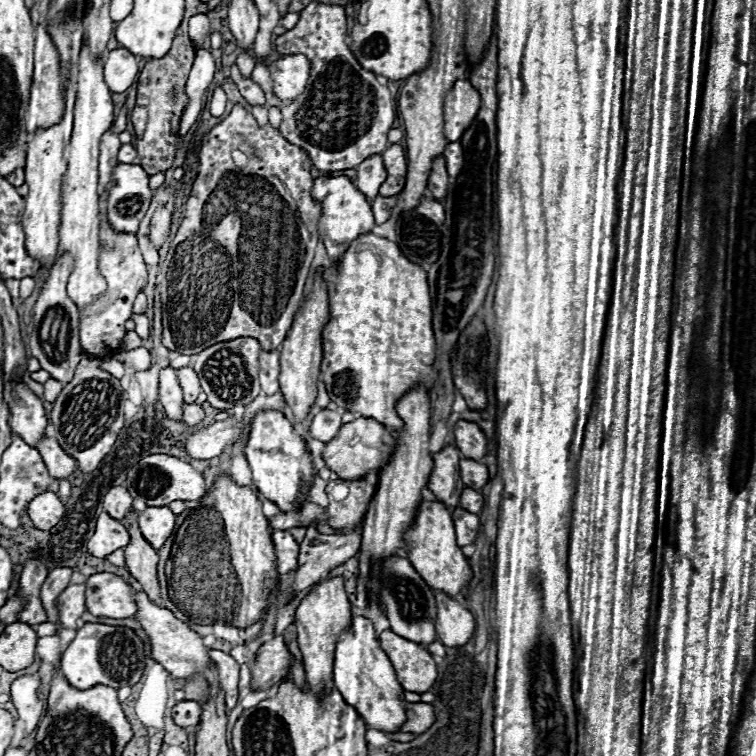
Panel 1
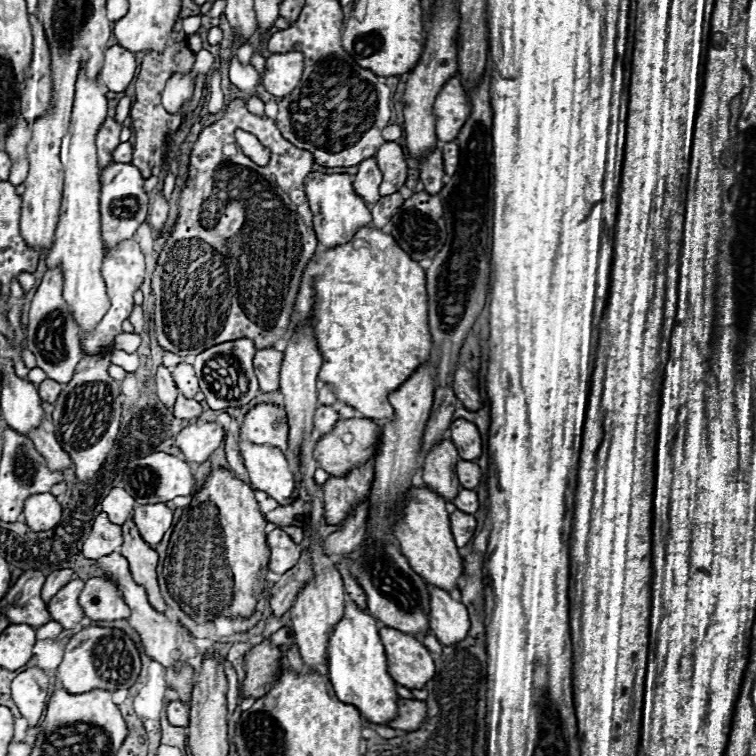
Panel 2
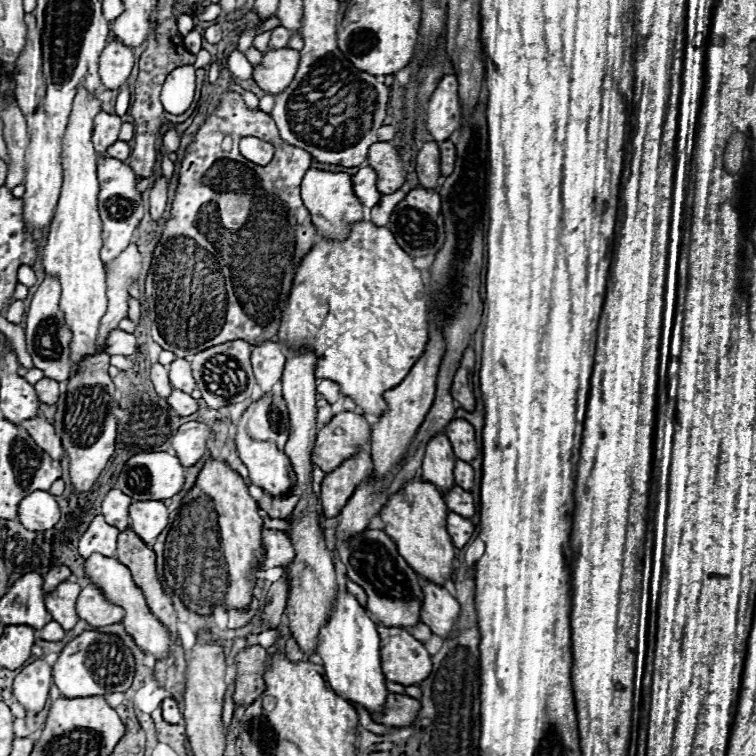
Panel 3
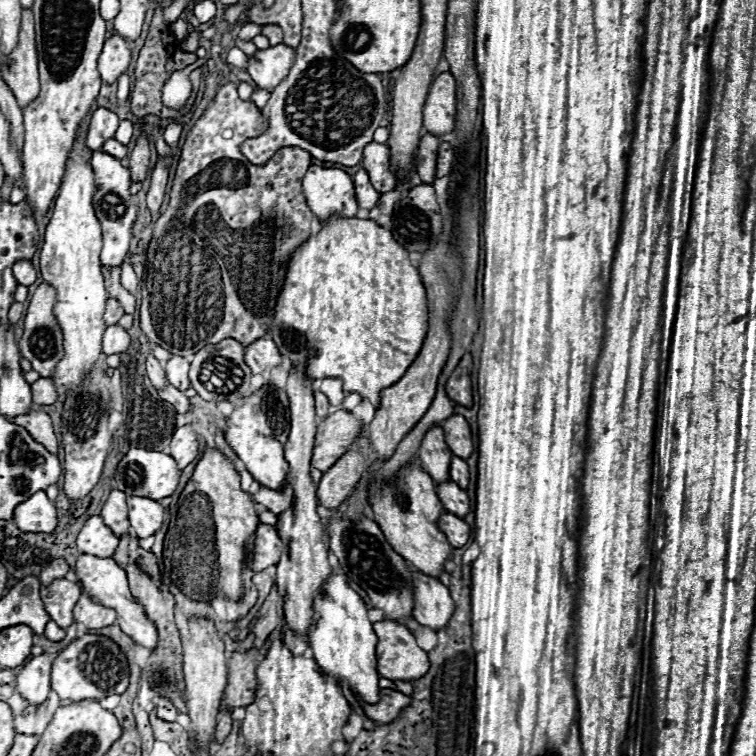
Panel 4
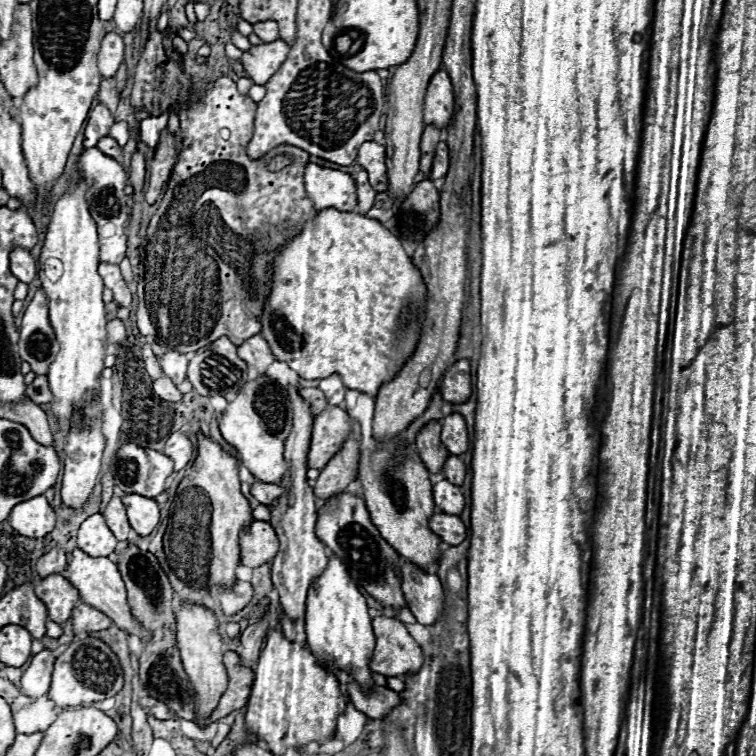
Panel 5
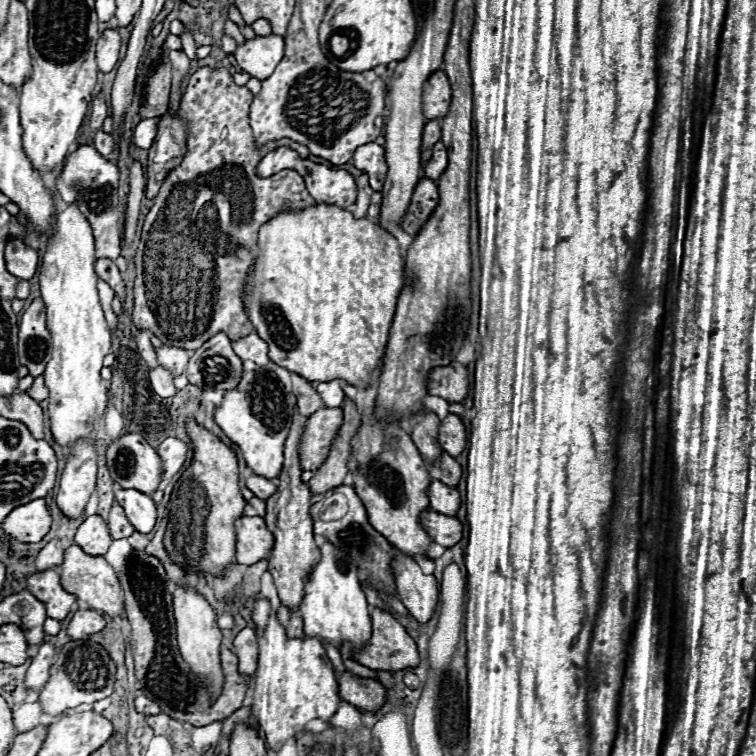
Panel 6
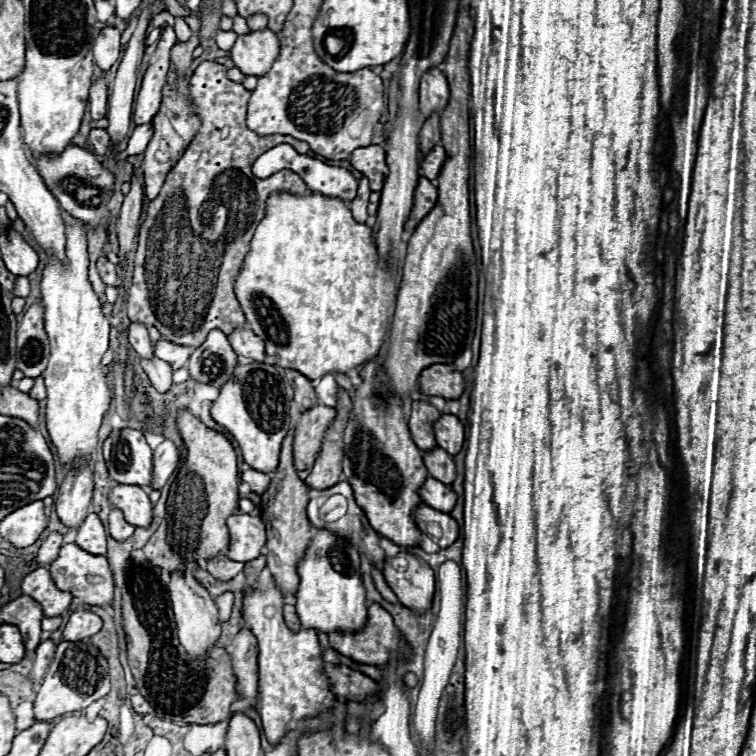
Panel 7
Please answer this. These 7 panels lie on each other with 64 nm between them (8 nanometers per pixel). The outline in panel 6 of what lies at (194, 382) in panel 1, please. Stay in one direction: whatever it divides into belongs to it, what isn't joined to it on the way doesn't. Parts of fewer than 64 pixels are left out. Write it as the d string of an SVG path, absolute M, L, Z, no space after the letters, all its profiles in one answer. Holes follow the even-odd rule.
M162 346L156 350L158 354L158 362L160 366L164 366L174 378L184 374L186 370L186 364L188 364L188 350L180 350L180 348L174 348L174 346Z

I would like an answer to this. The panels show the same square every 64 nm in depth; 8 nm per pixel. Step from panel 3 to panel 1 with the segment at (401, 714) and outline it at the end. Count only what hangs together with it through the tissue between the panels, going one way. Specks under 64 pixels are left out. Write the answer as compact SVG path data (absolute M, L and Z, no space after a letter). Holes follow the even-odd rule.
M408 704L408 720L402 726L404 732L414 732L414 734L424 734L432 724L436 722L436 714L434 714L434 706L432 704Z

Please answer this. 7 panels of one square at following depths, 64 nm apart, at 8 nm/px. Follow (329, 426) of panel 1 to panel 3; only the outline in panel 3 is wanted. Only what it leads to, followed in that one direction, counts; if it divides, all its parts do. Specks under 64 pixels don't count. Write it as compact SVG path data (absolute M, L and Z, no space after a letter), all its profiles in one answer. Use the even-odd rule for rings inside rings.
M320 398L318 400L318 426L326 426L332 418L334 418L334 412L330 410L330 404L324 398Z

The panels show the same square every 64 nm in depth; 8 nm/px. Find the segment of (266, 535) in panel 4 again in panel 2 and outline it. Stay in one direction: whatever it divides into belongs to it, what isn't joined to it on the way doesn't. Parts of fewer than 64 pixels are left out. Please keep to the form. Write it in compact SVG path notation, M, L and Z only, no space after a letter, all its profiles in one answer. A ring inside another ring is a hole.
M276 528L268 534L268 546L272 550L270 570L274 570L278 574L284 574L286 570L290 570L300 558L300 546L294 544L292 538L280 528Z

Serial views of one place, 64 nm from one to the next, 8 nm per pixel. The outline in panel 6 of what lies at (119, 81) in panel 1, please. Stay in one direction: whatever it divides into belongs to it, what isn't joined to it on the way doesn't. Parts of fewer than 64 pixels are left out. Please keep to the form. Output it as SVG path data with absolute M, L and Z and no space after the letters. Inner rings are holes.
M104 30L96 44L96 62L100 72L108 74L114 70L120 58L120 34L116 30Z

